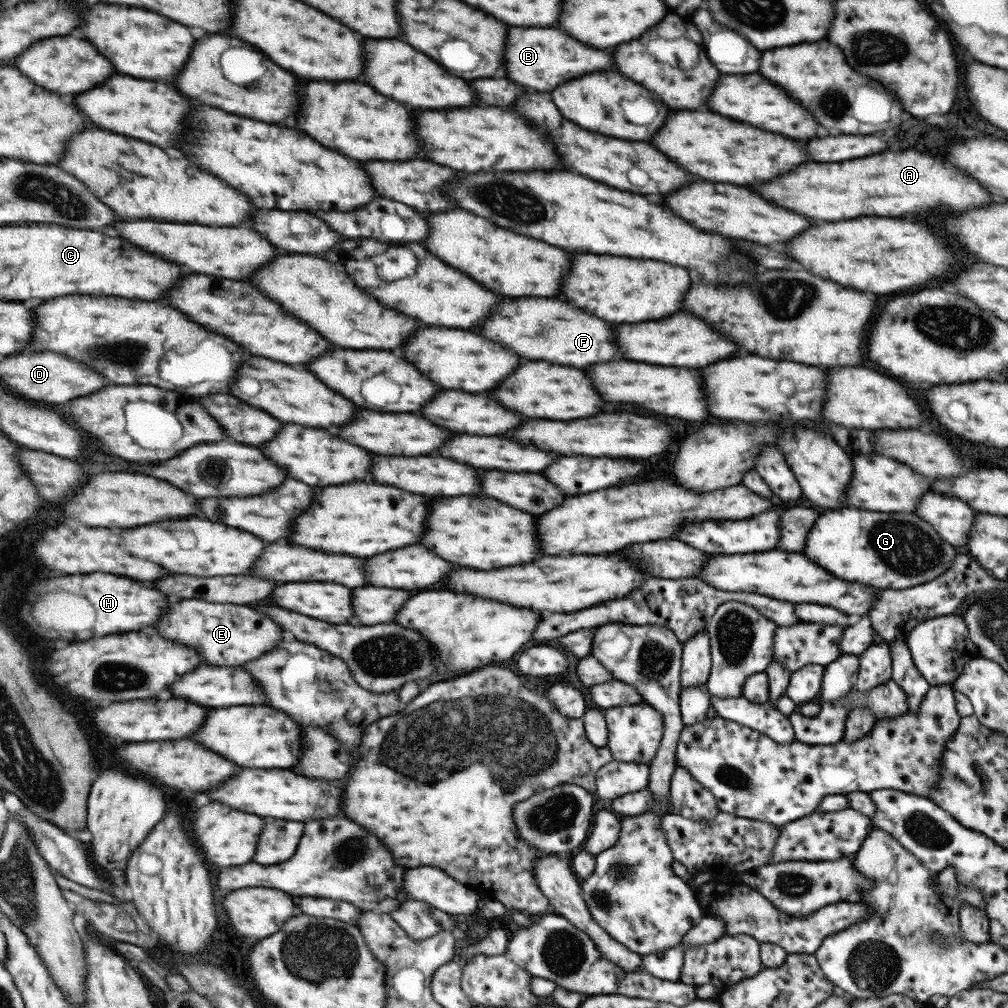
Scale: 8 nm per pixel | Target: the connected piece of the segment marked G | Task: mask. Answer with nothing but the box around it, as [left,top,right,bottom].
[803,507,955,590]

